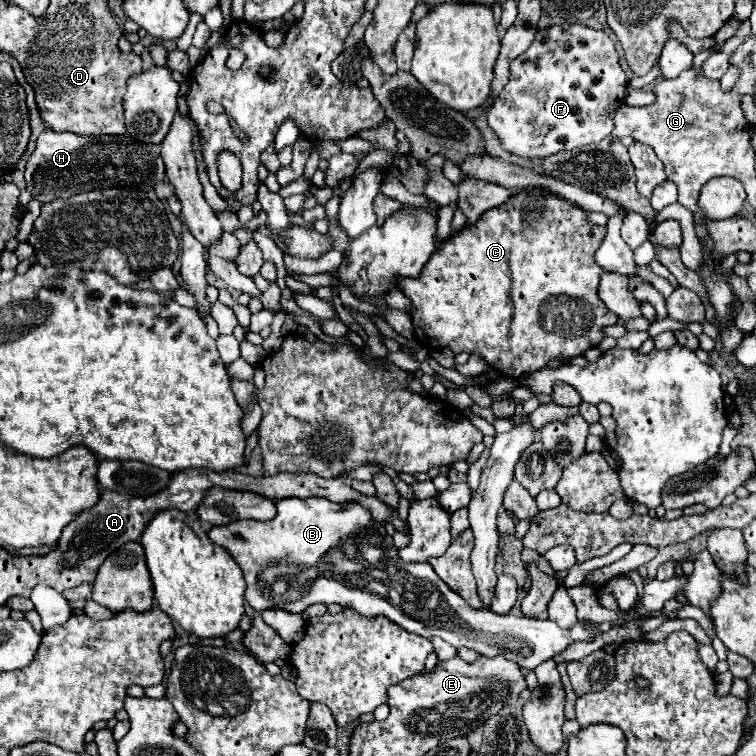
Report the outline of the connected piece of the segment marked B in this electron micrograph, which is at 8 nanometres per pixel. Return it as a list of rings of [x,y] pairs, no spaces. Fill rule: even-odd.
[[[284,498],[278,500],[278,512],[268,522],[256,520],[238,520],[228,526],[214,526],[208,532],[210,540],[226,548],[236,564],[242,568],[246,578],[246,602],[256,610],[286,610],[292,614],[304,612],[310,604],[340,604],[342,608],[352,608],[366,618],[384,616],[400,628],[420,634],[424,638],[438,636],[454,648],[466,646],[476,650],[482,656],[504,656],[508,660],[518,662],[526,670],[538,668],[544,660],[562,654],[572,642],[592,642],[598,634],[608,632],[612,628],[610,622],[592,624],[578,620],[572,628],[558,628],[552,620],[538,620],[528,616],[512,616],[512,614],[496,614],[492,610],[474,610],[470,608],[456,592],[452,592],[434,568],[428,562],[404,562],[398,556],[398,548],[392,542],[392,536],[386,534],[382,522],[376,522],[368,508],[358,502],[336,504],[324,498]],[[374,534],[374,562],[364,558],[366,544]]]

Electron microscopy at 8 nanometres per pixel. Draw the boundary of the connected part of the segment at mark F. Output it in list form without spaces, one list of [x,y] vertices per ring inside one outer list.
[[[554,24],[536,32],[530,48],[510,64],[510,82],[488,110],[488,124],[498,134],[502,146],[524,158],[546,158],[560,150],[572,150],[586,144],[596,144],[606,138],[614,124],[612,116],[626,98],[626,74],[620,68],[620,58],[614,42],[604,30],[594,30],[584,24]]]

